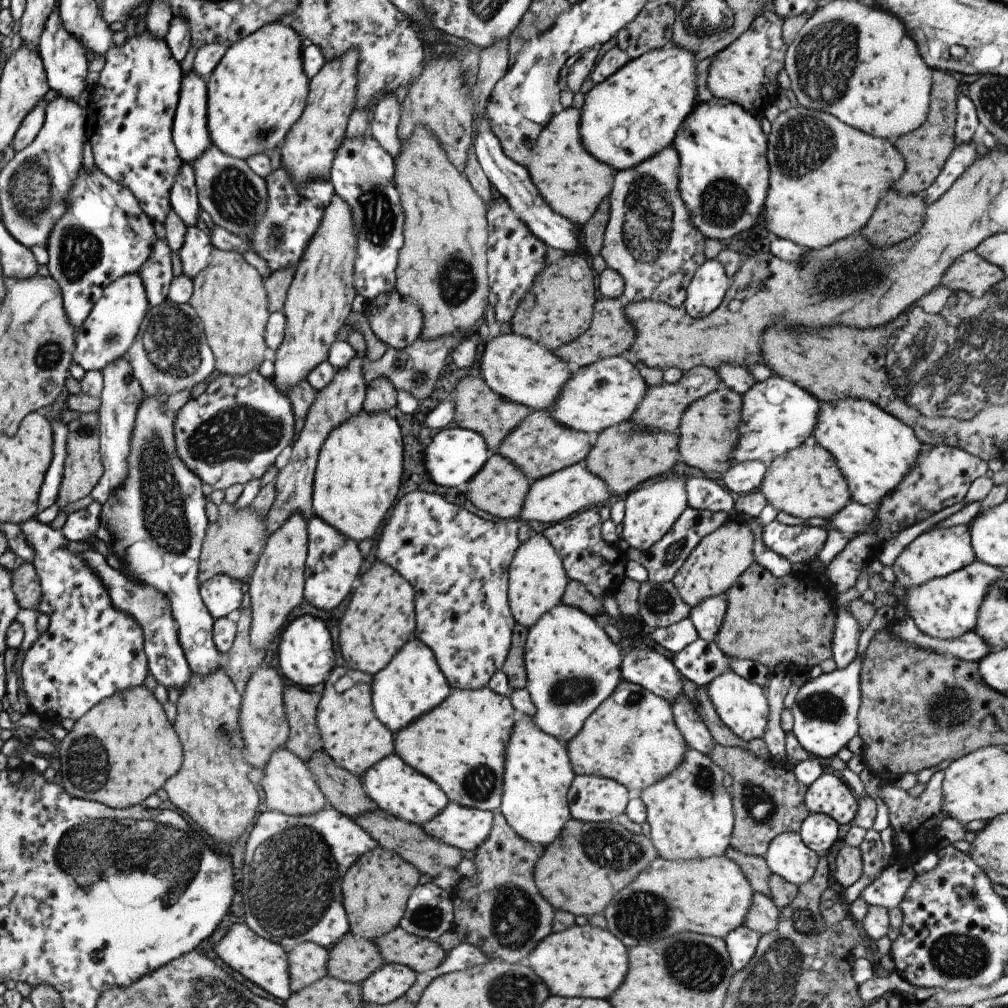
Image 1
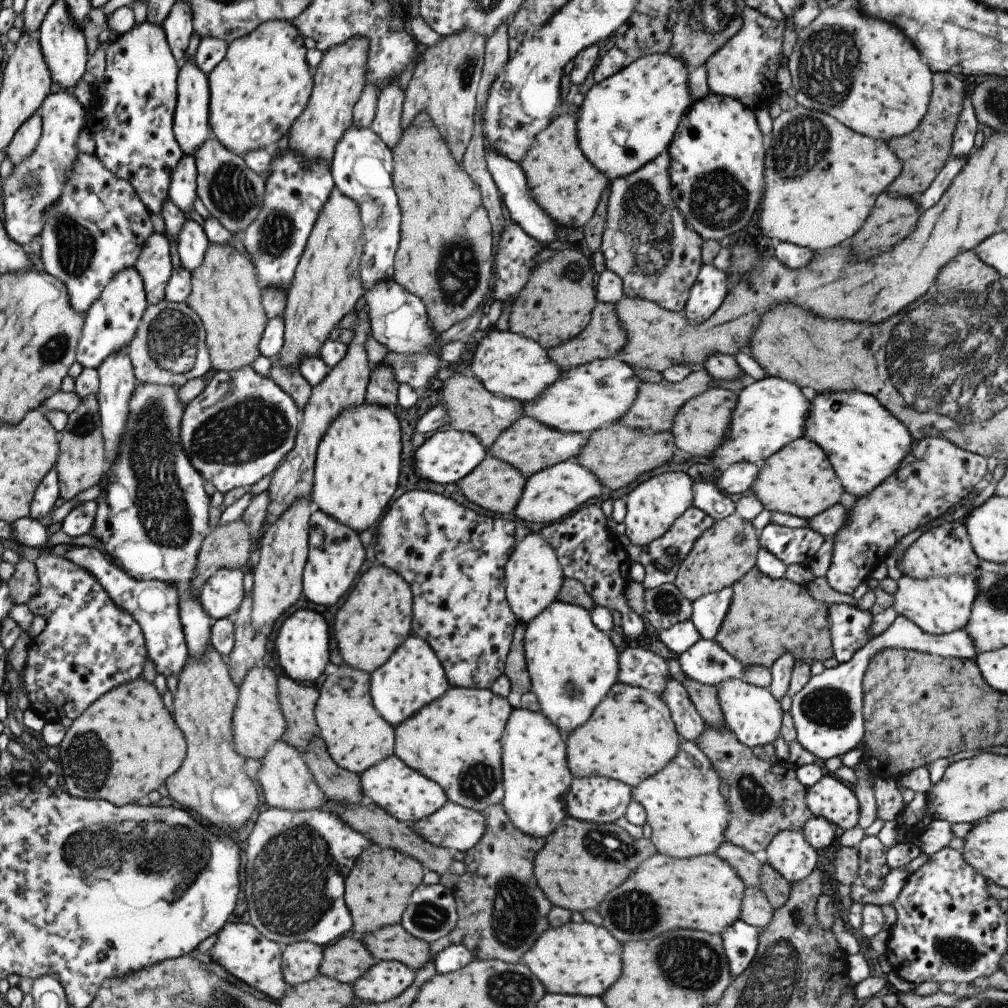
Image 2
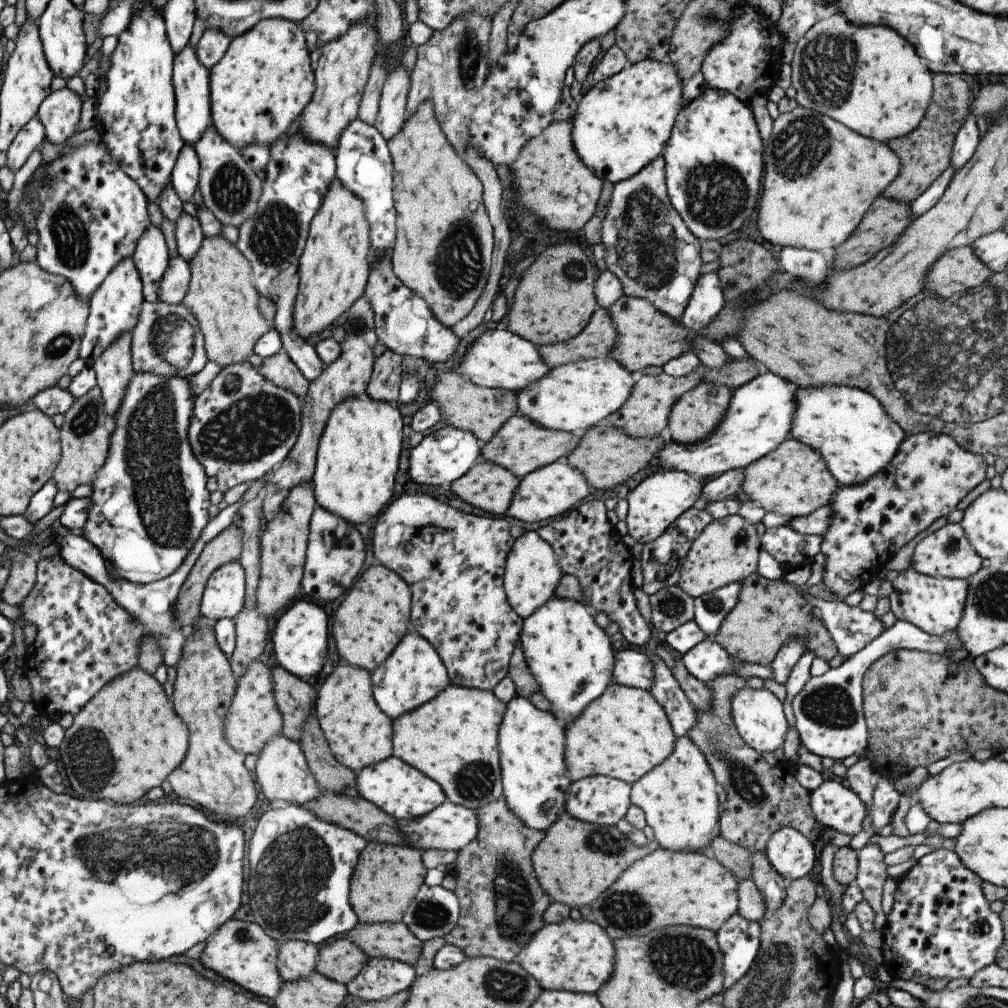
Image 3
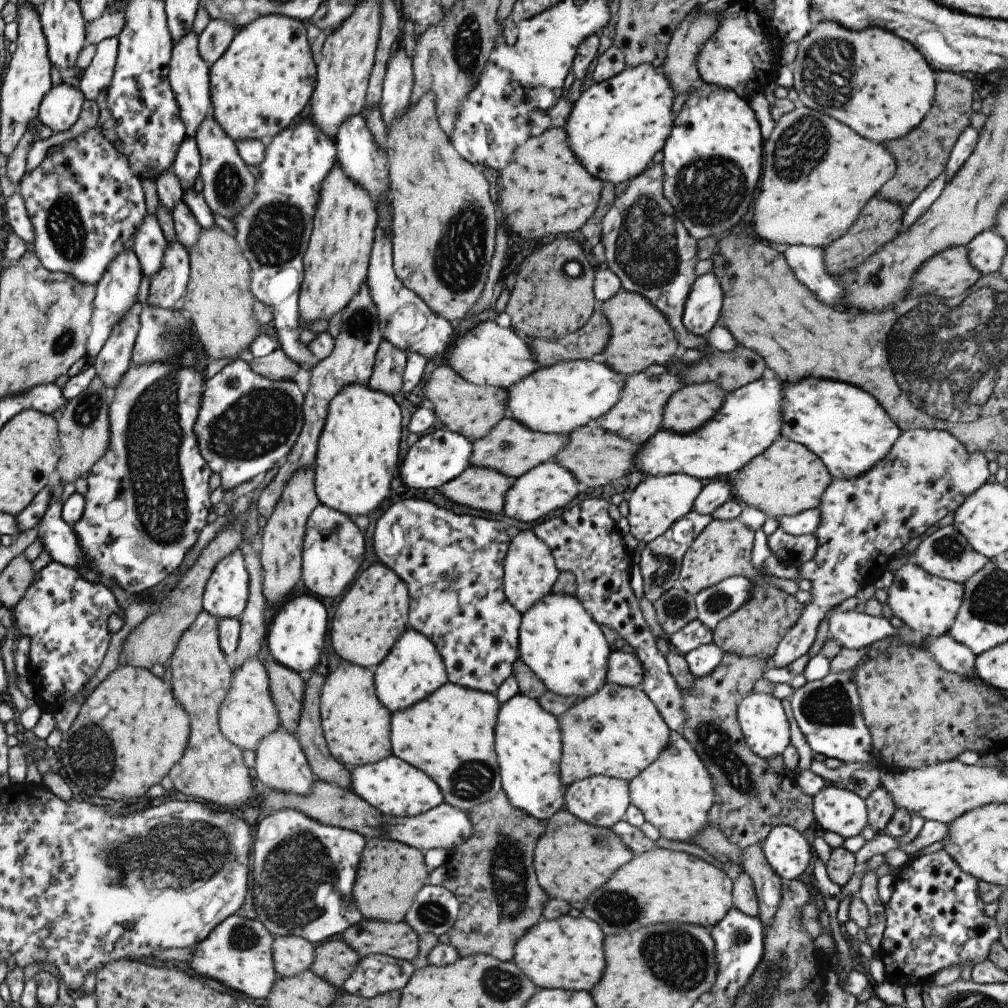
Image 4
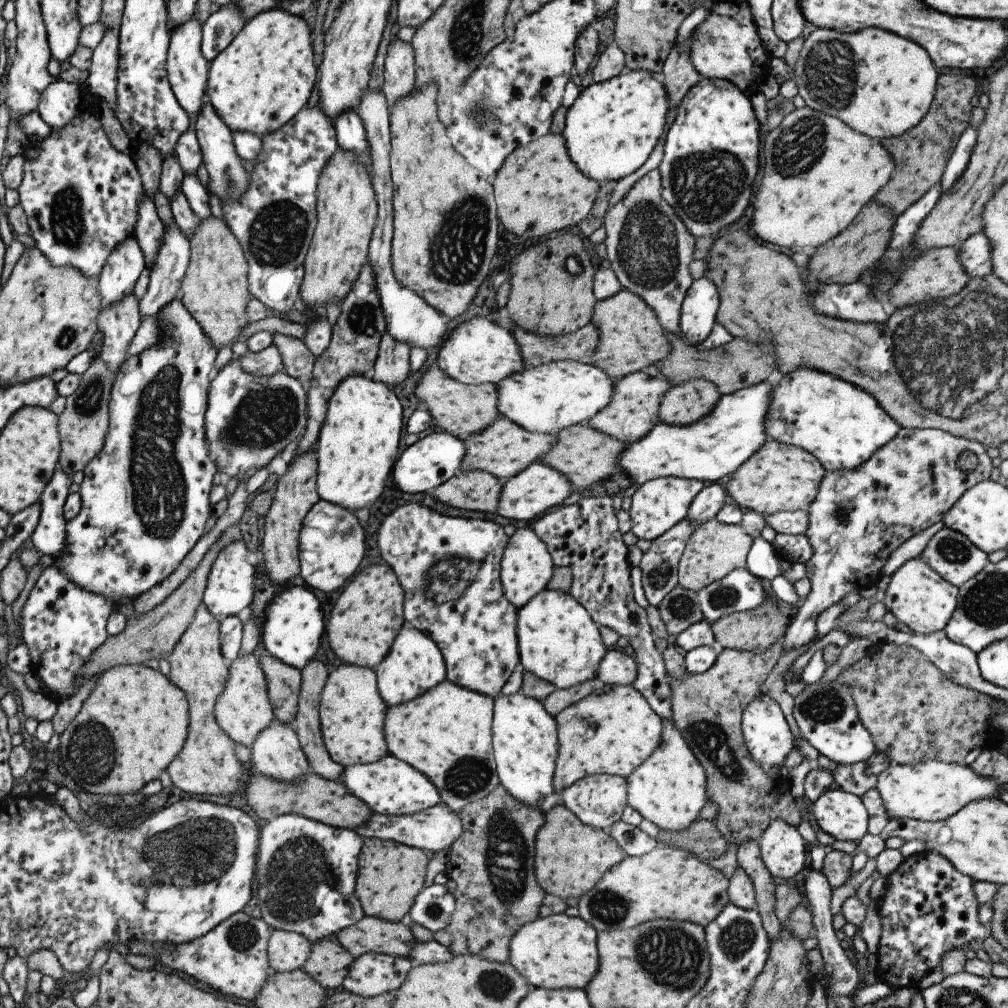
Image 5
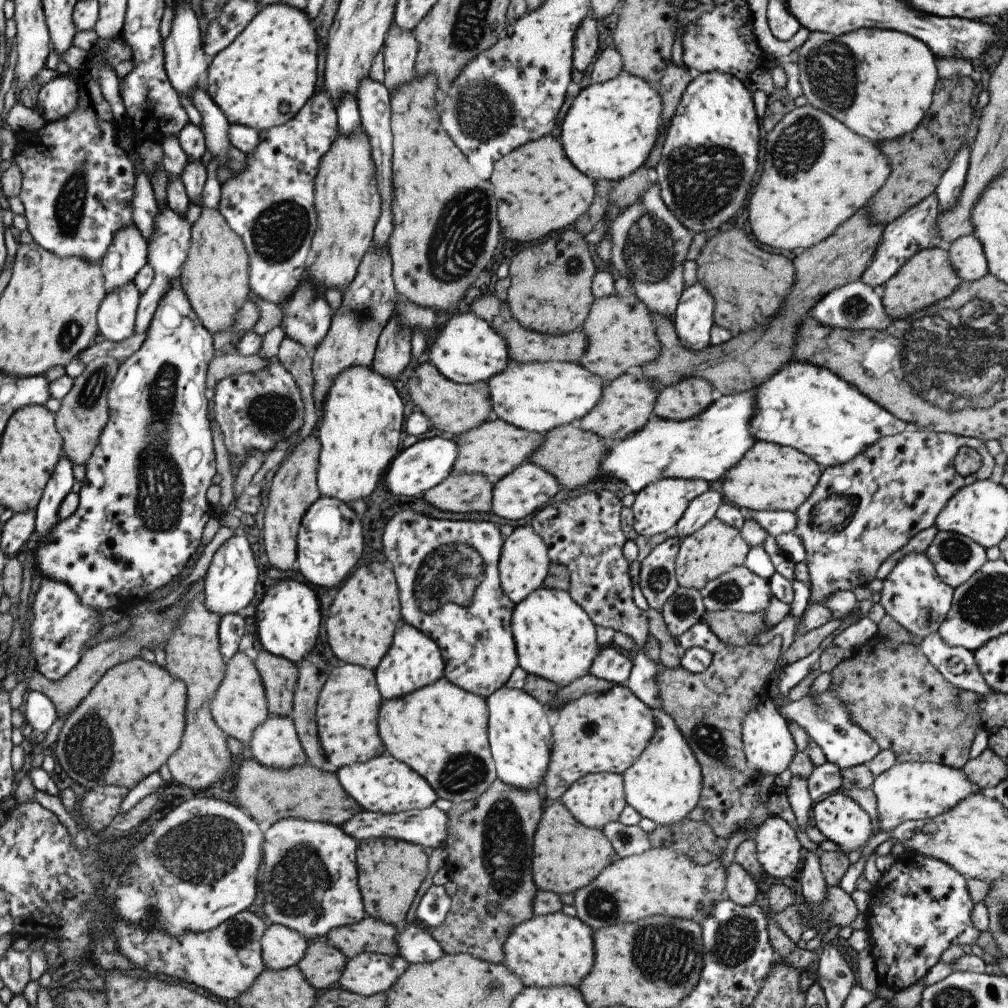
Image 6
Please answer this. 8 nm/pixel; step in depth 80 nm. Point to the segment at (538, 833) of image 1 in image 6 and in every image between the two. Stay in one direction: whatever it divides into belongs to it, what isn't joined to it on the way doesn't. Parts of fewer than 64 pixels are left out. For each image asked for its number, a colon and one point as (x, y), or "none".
2: (535, 778)
3: (530, 744)
4: (527, 744)
5: (524, 744)
6: (518, 727)

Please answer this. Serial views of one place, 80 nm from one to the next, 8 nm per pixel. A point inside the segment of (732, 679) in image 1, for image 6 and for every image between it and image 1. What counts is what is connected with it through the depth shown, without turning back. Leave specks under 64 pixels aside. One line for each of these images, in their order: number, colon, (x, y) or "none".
2: (751, 713)
3: (756, 713)
4: (761, 719)
5: (768, 739)
6: (768, 747)

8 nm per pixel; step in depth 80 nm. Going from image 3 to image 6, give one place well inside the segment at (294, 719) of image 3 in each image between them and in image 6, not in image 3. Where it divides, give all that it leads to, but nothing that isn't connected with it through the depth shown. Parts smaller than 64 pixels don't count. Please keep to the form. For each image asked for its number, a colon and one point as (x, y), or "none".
4: (286, 687)
5: (282, 681)
6: (278, 676)

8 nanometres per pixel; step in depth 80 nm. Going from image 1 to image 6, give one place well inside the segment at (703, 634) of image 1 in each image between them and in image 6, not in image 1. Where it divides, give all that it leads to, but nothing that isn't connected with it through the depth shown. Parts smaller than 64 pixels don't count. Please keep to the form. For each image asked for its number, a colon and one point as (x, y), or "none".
2: (708, 611)
3: (709, 610)
4: (713, 603)
5: (738, 590)
6: (740, 590)

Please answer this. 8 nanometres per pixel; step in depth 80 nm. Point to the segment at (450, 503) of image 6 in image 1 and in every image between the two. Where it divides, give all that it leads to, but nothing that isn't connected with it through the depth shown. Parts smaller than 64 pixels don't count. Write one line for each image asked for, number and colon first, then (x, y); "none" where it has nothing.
1: (498, 487)
2: (492, 486)
3: (486, 486)
4: (480, 488)
5: (471, 490)

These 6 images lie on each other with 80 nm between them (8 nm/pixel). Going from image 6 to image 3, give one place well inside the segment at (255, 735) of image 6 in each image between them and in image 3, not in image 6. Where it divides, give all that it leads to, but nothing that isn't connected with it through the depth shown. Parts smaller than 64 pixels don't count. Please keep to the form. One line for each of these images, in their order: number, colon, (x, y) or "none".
3: (280, 770)
4: (279, 763)
5: (275, 752)

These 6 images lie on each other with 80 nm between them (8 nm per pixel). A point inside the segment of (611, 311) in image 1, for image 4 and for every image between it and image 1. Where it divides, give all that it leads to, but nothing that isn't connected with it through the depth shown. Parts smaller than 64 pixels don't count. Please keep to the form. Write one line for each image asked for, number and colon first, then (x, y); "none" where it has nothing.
2: (603, 336)
3: (595, 340)
4: (585, 343)

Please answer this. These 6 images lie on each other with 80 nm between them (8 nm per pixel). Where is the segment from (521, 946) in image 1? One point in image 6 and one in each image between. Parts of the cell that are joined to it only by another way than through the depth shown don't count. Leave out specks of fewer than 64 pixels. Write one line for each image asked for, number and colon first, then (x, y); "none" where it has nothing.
2: (501, 911)
3: (501, 904)
4: (499, 898)
5: (491, 862)
6: (488, 848)

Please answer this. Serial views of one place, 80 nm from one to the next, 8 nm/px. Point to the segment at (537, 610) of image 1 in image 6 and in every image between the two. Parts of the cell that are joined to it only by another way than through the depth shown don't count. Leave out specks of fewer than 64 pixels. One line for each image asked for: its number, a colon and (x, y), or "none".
2: (532, 576)
3: (531, 573)
4: (528, 570)
5: (525, 567)
6: (523, 565)

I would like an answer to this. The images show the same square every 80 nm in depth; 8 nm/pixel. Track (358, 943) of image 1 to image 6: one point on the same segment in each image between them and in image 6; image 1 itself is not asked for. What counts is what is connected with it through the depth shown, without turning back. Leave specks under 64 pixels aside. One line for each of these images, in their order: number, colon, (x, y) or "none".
2: (345, 961)
3: (339, 960)
4: (333, 961)
5: (327, 964)
6: (322, 965)

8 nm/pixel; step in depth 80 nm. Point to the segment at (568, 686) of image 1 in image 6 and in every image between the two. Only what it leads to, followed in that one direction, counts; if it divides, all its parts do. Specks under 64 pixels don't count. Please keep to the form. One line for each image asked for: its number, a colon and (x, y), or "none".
2: (572, 664)
3: (570, 657)
4: (559, 642)
5: (557, 641)
6: (554, 639)

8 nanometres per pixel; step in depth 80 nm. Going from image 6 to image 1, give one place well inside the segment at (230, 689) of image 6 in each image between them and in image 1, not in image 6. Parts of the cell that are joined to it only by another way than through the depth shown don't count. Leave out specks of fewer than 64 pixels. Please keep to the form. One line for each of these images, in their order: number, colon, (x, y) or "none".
1: (263, 727)
2: (256, 722)
3: (252, 717)
4: (246, 714)
5: (242, 709)

